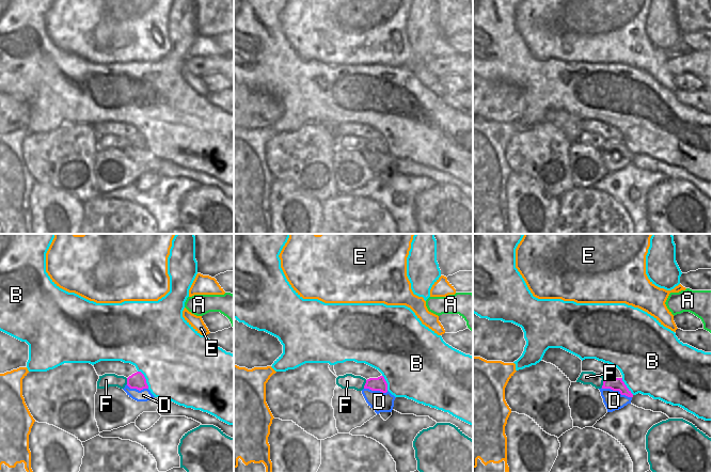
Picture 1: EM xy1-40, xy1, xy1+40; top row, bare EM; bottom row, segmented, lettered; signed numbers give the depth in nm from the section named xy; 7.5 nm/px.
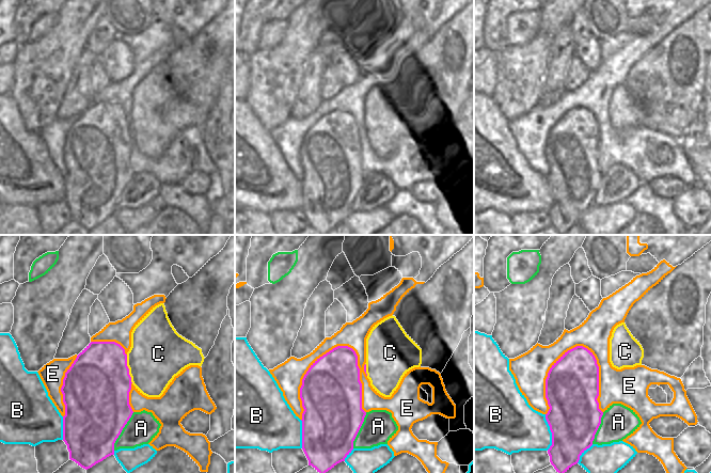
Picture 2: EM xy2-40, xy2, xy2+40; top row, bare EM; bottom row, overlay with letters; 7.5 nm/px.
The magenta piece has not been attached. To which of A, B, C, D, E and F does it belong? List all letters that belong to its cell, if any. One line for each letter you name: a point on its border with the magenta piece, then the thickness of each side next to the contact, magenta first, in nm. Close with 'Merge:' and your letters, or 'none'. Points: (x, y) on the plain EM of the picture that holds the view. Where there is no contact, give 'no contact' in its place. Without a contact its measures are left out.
D: meets magenta in xy1+40 at (616, 151); 100 nm thick on the magenta side, 140 nm on the other
Merge: D

